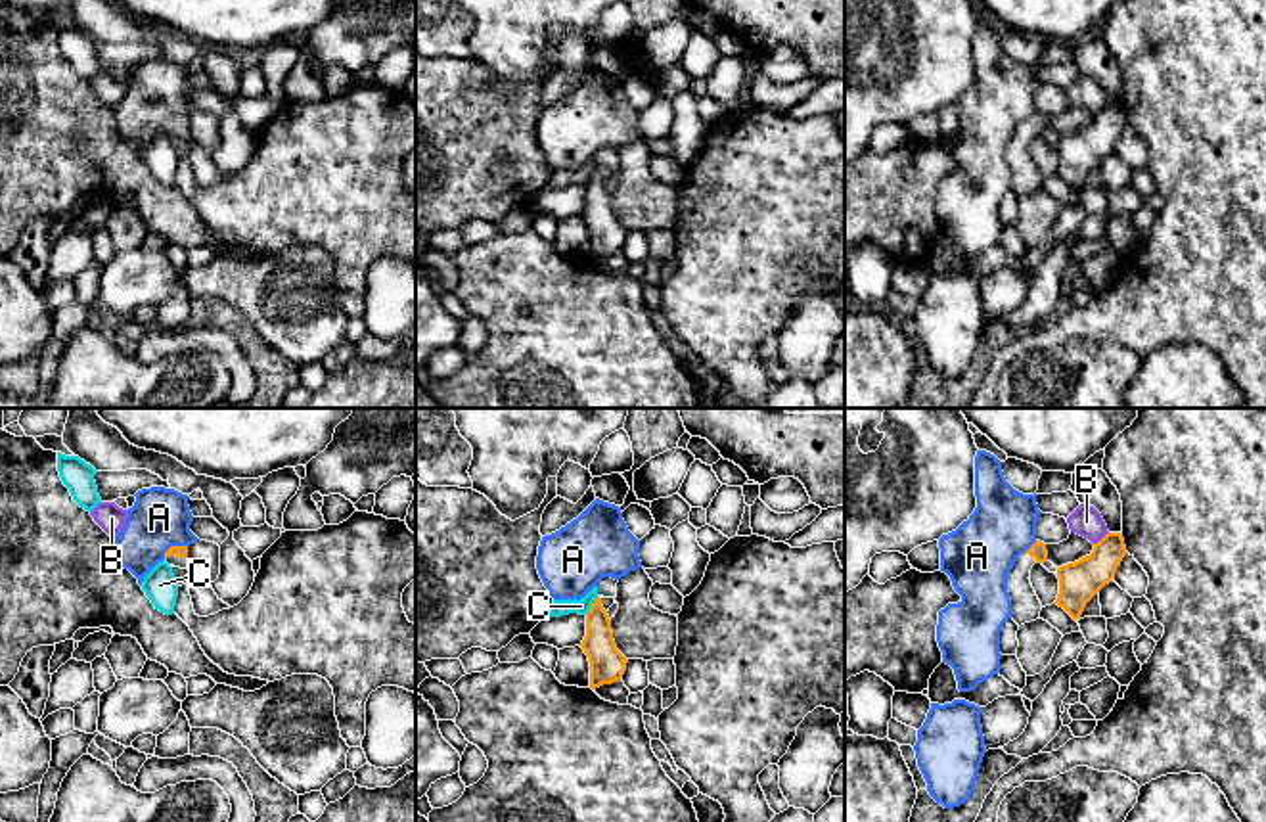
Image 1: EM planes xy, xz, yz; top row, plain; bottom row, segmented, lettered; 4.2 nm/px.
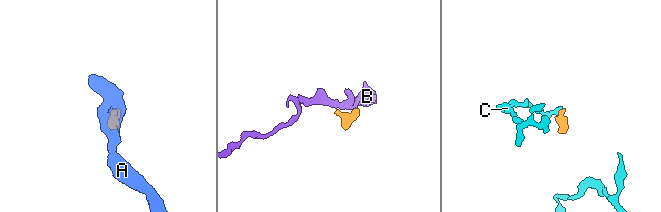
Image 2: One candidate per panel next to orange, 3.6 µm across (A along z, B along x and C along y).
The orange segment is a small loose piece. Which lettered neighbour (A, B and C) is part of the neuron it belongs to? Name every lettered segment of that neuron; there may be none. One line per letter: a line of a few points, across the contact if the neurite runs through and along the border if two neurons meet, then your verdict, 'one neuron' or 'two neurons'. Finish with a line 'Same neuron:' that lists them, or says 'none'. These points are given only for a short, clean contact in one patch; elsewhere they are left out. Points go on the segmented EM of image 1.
A: xy (186, 545), (173, 545), (163, 558) | two neurons
B: yz (1107, 531), (1094, 545) | two neurons
C: xz (598, 596), (585, 614) | two neurons
Same neuron: none

